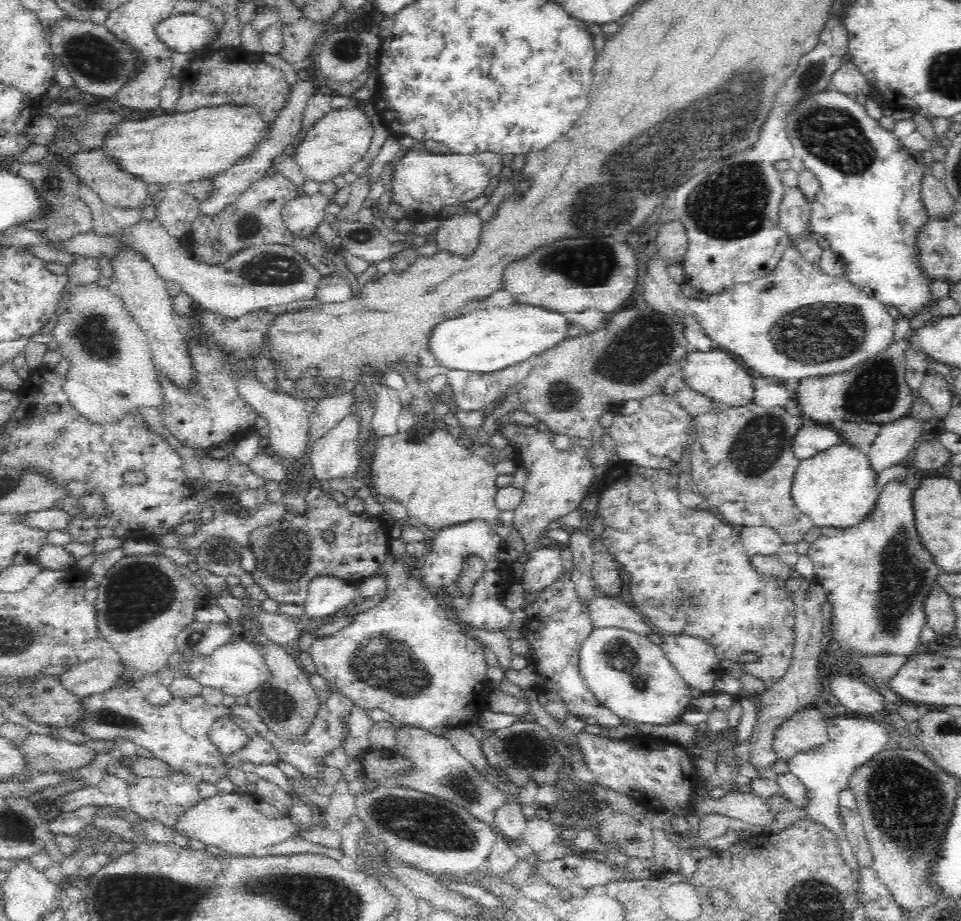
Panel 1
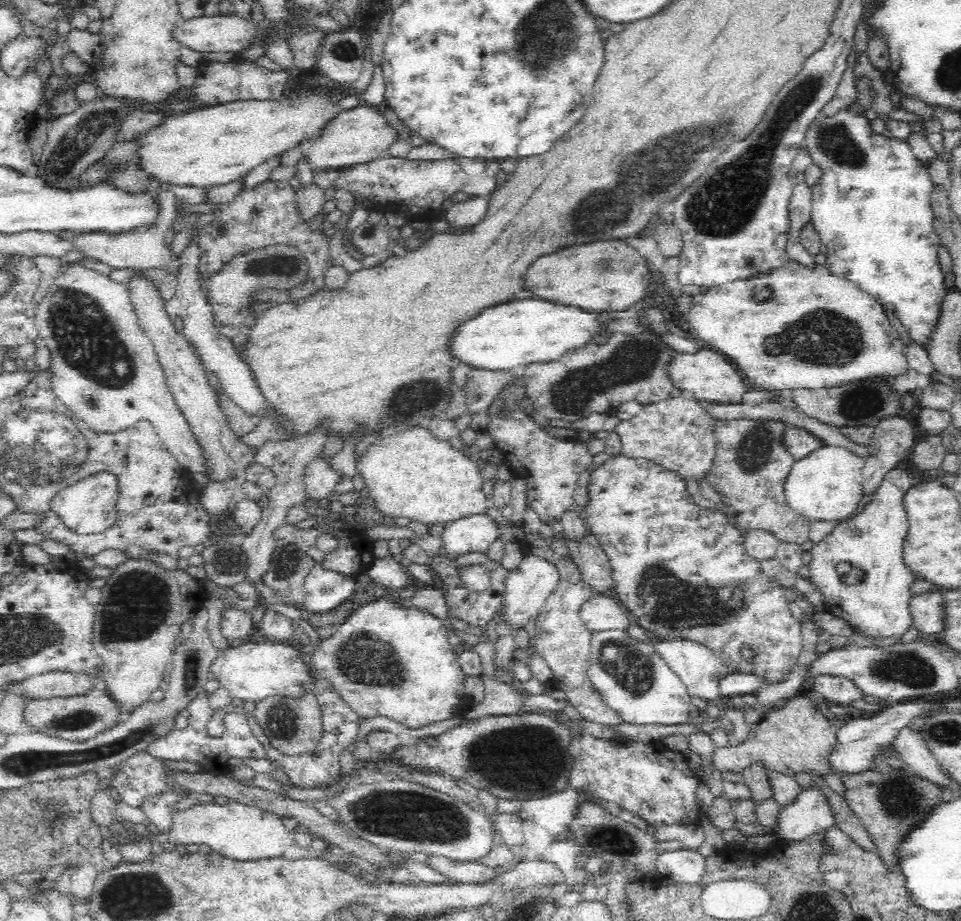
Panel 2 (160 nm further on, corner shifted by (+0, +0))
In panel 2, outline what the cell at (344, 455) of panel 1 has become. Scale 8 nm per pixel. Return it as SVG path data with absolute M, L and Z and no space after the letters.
M317 456L305 470L306 499L321 500L328 498L341 479L342 474L332 468L328 456L326 458Z

